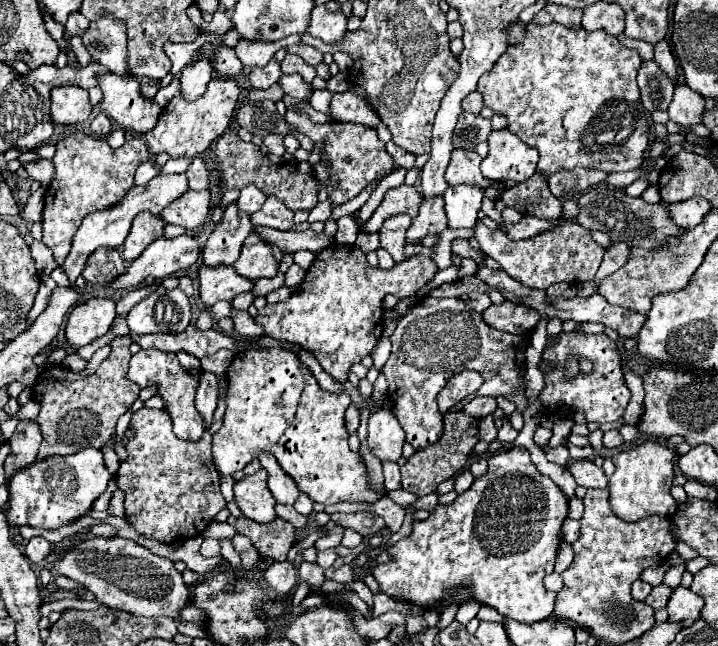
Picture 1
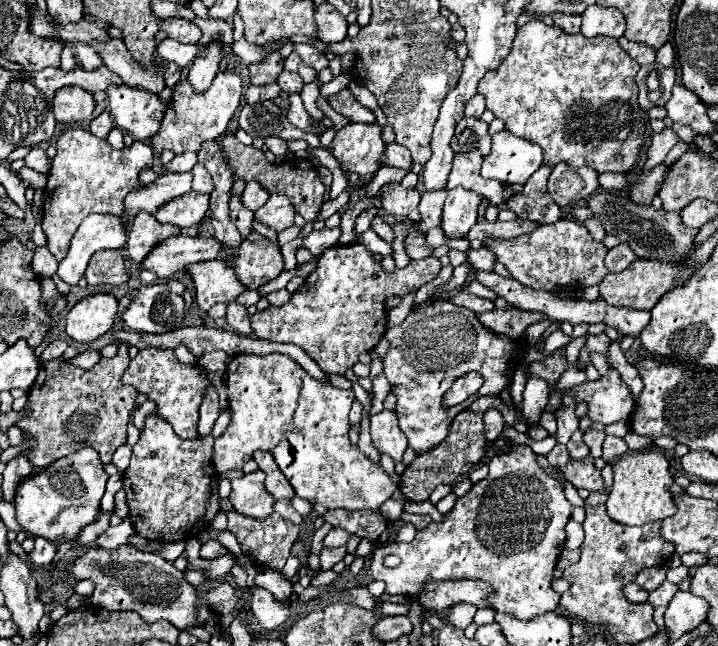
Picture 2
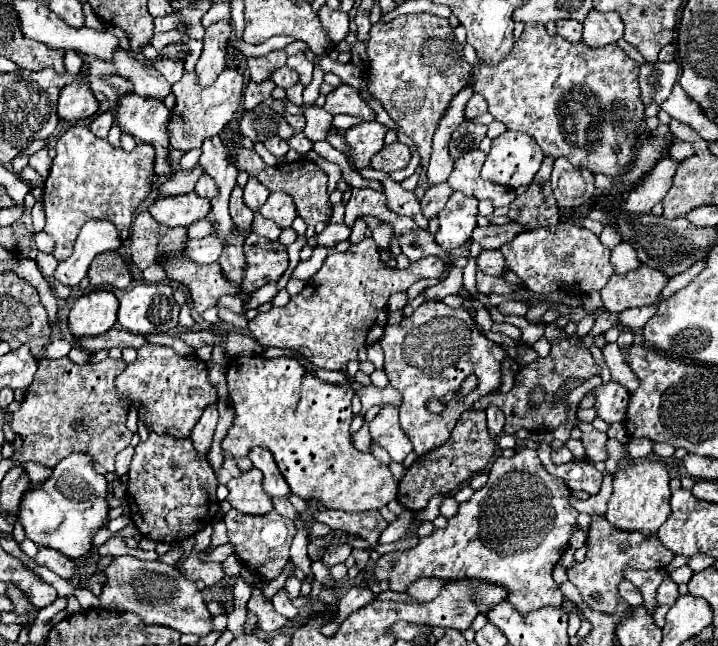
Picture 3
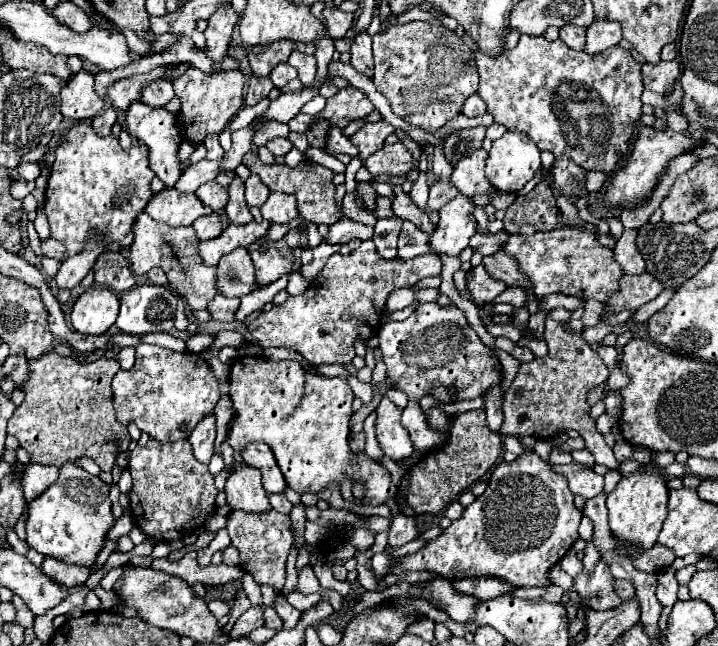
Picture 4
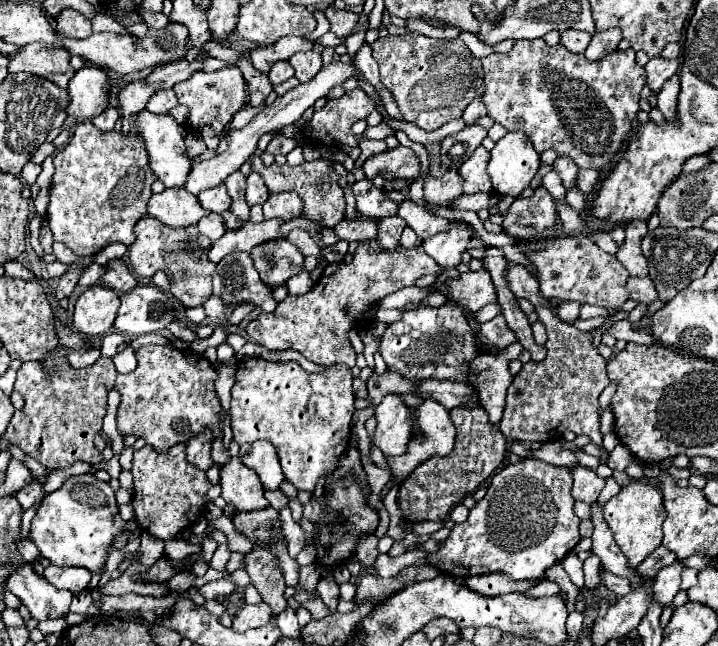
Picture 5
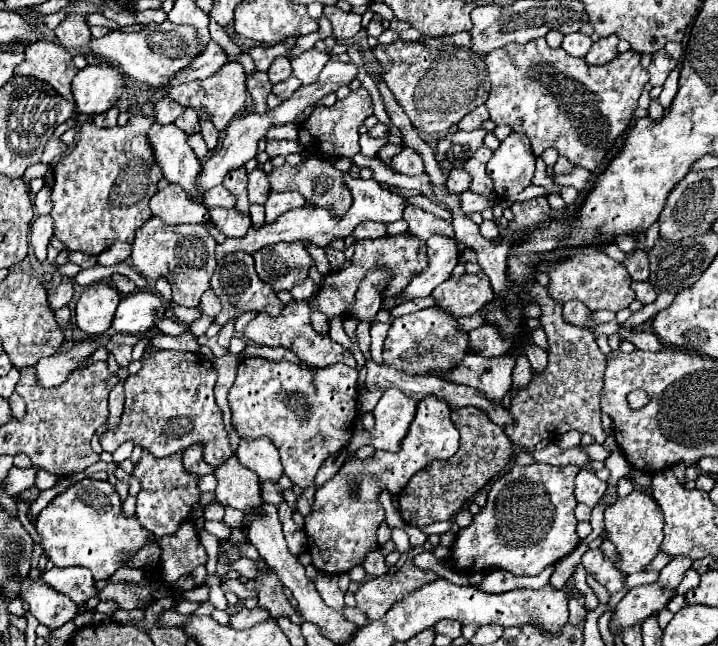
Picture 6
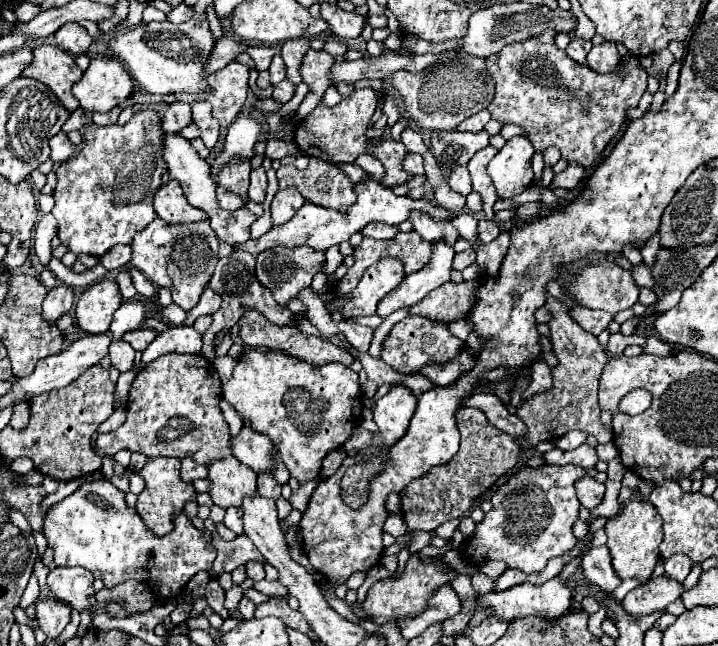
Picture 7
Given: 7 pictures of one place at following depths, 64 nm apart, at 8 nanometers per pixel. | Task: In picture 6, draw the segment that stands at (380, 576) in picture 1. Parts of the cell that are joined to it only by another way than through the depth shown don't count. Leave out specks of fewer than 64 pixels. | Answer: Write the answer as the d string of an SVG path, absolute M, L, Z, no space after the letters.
M538 462L530 466L514 464L494 480L486 506L474 514L472 524L460 528L446 562L466 576L494 568L512 572L514 576L534 576L546 566L556 564L580 542L576 534L578 520L574 516L574 478L578 470L576 466L560 468Z

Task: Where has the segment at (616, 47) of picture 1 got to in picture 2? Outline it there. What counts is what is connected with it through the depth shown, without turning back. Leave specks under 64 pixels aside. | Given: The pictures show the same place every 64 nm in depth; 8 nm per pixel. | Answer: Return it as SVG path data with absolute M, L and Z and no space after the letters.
M534 18L524 24L512 44L510 54L502 64L486 72L478 92L486 98L486 108L502 118L506 130L538 144L544 150L544 164L554 168L560 162L568 166L590 166L596 172L630 172L644 146L644 128L650 122L648 114L638 106L638 86L634 82L640 64L610 36L588 40L580 32L568 36L562 28L546 26Z

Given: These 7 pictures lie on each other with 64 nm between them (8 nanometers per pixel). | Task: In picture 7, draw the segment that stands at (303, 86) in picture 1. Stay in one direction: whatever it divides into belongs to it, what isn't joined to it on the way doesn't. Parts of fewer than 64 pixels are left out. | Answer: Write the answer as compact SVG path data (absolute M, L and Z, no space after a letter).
M276 54L276 56L272 58L272 64L270 64L268 72L270 72L270 82L272 82L274 86L276 86L278 82L286 80L286 64L284 64L284 60L282 60L280 54Z

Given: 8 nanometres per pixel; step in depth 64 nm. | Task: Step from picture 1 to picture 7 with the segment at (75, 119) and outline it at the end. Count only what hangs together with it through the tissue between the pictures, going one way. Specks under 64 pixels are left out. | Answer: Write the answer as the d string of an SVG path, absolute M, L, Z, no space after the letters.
M94 58L82 80L72 86L80 108L86 112L108 112L126 100L134 84L124 66L114 58Z

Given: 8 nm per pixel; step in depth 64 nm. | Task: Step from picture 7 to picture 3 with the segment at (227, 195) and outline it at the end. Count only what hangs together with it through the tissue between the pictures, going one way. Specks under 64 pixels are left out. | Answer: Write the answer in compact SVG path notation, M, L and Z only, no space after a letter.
M206 174L206 176L202 176L198 182L196 182L196 194L198 196L202 196L202 198L214 198L216 196L216 192L218 192L218 188L216 188L216 184L214 184L214 180Z

